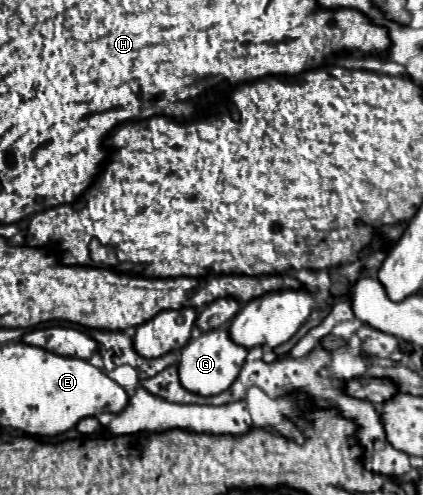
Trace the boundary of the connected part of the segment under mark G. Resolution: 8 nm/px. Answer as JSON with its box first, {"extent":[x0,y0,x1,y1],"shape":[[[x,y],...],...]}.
{"extent":[178,328,248,396],"shape":[[[218,328],[218,330],[204,332],[182,348],[180,362],[178,362],[180,382],[188,392],[194,392],[200,396],[214,396],[218,392],[224,392],[236,380],[236,376],[246,360],[246,354],[248,354],[248,350],[244,346],[234,344],[226,330]]]}

